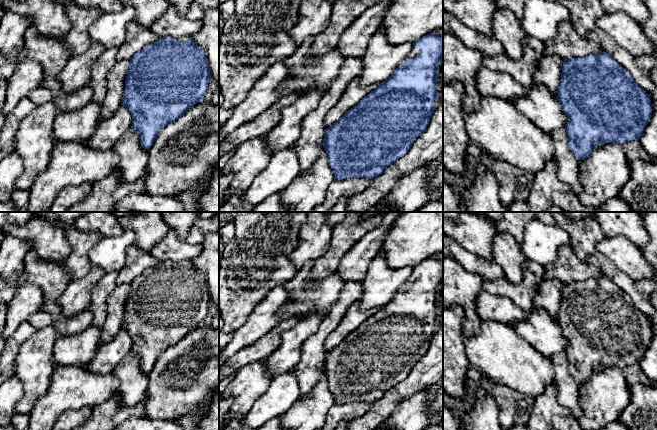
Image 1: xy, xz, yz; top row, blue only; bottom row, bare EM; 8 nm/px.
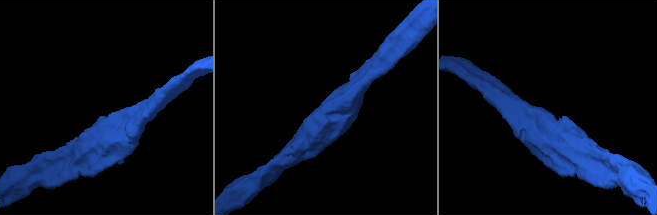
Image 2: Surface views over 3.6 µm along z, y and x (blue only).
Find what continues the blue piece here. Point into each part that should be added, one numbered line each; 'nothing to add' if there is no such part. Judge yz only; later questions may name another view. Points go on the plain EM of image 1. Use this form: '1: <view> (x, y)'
1: yz (549, 290)

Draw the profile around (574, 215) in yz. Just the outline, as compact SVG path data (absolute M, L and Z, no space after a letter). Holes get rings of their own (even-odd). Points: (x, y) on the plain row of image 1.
M562 212L562 213L572 219L580 219L586 217L594 218L593 212Z

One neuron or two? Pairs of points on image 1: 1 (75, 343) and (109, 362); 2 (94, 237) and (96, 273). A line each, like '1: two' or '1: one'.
1: two
2: two

